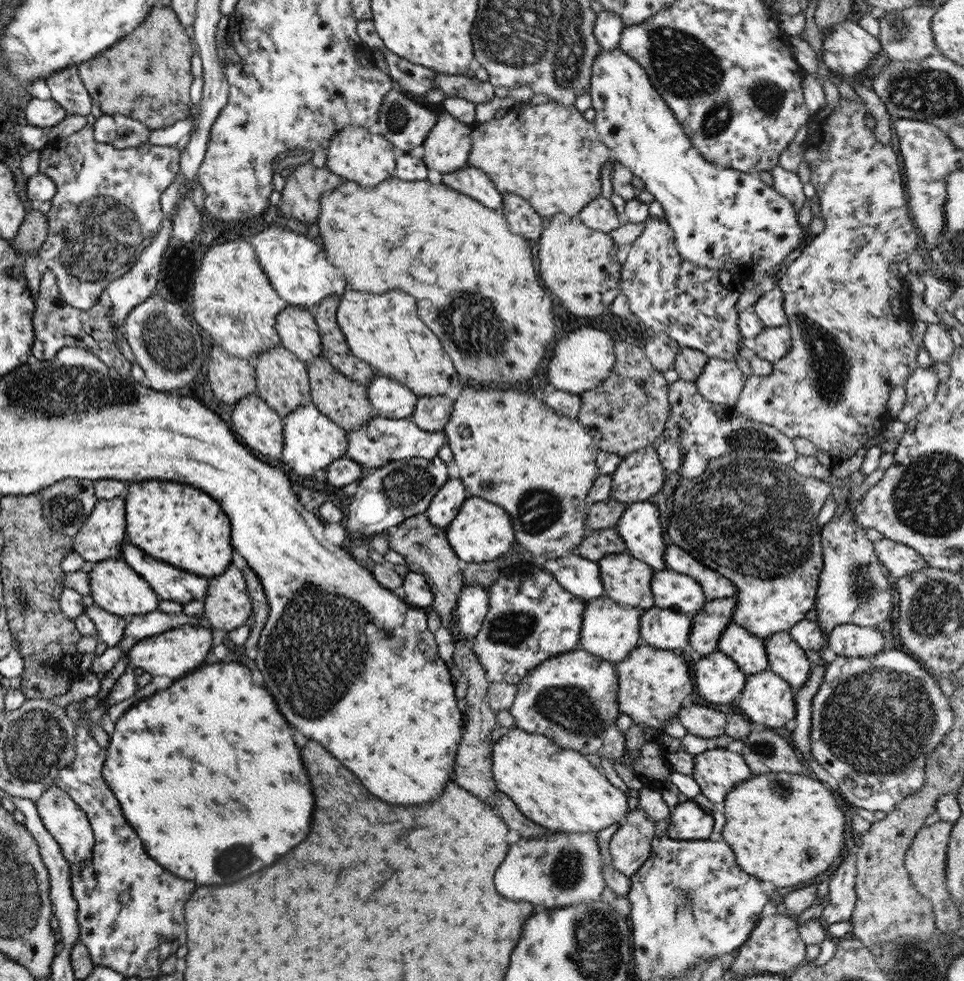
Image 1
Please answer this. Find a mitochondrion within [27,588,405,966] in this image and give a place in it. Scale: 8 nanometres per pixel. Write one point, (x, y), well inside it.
(232, 861)

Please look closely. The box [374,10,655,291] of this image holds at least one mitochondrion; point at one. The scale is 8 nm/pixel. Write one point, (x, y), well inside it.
(398, 119)

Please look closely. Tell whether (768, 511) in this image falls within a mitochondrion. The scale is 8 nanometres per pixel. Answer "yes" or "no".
yes

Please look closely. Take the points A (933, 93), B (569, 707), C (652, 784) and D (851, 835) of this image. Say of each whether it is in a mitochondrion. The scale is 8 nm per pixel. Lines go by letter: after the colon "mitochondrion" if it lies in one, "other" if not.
A: mitochondrion
B: mitochondrion
C: other
D: other

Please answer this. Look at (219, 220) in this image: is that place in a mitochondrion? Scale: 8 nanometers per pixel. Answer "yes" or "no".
no

